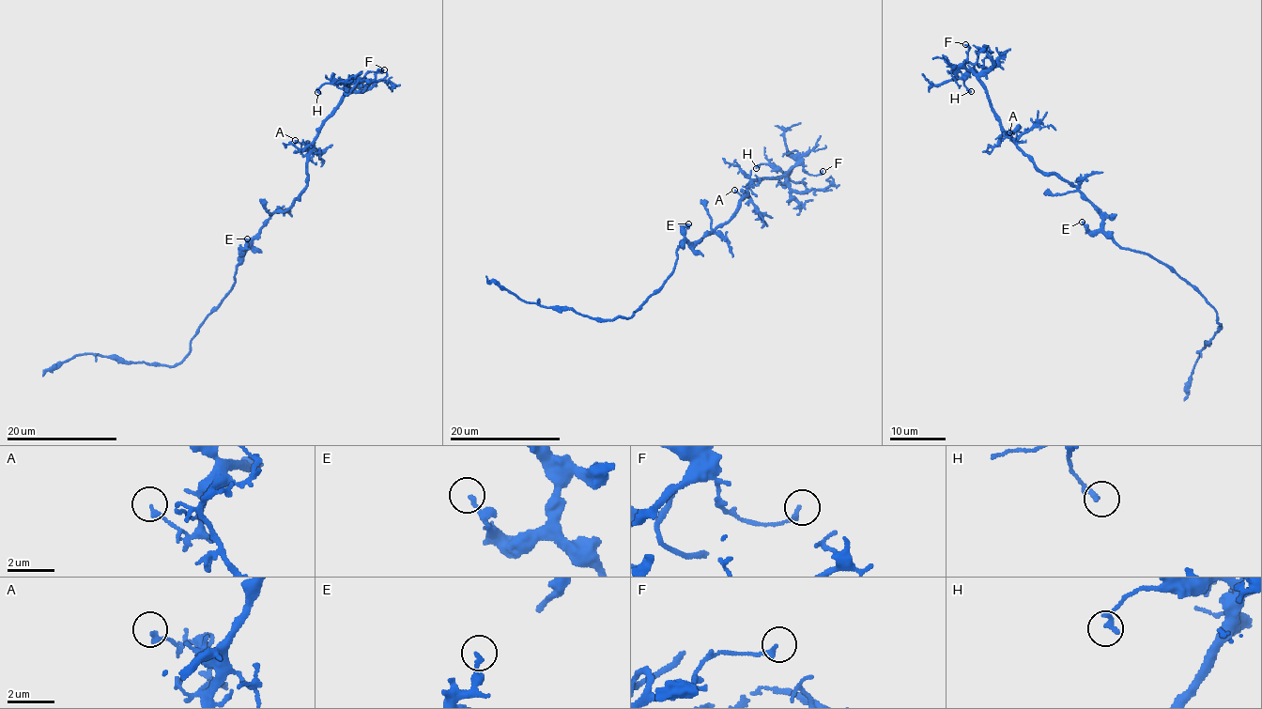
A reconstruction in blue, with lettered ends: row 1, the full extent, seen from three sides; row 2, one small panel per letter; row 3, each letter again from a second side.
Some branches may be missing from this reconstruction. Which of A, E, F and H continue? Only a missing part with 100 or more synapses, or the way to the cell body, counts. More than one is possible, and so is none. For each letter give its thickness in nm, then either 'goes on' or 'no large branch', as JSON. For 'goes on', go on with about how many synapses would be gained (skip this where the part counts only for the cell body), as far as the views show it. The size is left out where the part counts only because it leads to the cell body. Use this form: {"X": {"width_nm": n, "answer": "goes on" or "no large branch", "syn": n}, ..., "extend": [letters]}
{"A": {"width_nm": 180, "answer": "no large branch"}, "E": {"width_nm": 170, "answer": "no large branch"}, "F": {"width_nm": 170, "answer": "no large branch"}, "H": {"width_nm": 240, "answer": "no large branch"}, "extend": []}

